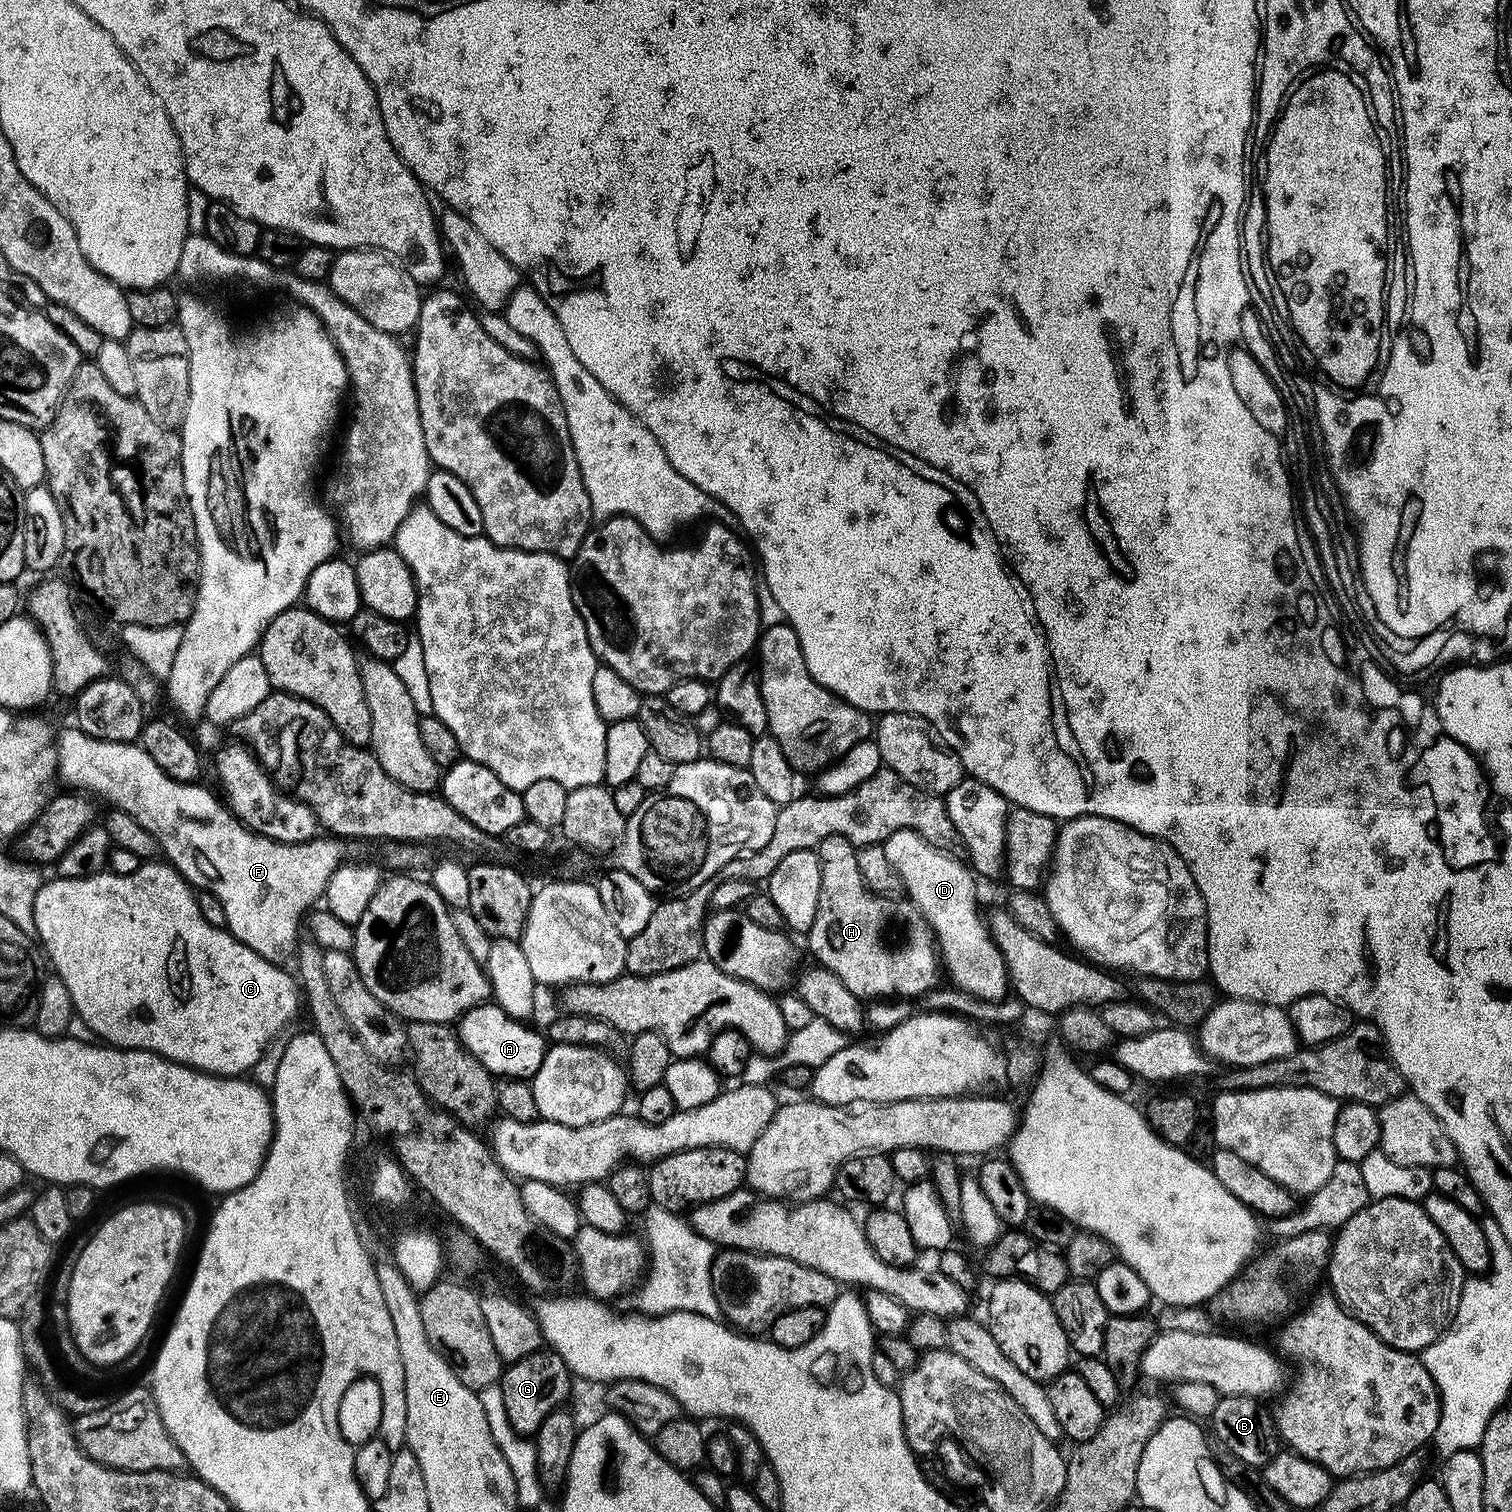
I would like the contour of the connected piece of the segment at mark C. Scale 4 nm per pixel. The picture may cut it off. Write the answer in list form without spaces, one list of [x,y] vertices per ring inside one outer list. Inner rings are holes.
[[[144,862],[144,863],[141,863],[141,866],[140,866],[140,868],[139,868],[139,869],[138,869],[138,870],[137,870],[137,872],[136,872],[136,873],[132,873],[132,874],[130,874],[130,875],[129,875],[129,876],[117,876],[117,875],[116,875],[116,873],[115,873],[115,872],[113,872],[113,871],[111,871],[111,870],[105,870],[105,871],[103,871],[103,872],[100,872],[100,873],[99,873],[99,874],[97,874],[97,876],[87,876],[87,877],[86,877],[86,878],[78,878],[78,879],[77,879],[77,880],[66,880],[66,879],[63,879],[63,878],[52,878],[52,881],[50,881],[50,879],[49,879],[49,880],[48,880],[48,881],[47,881],[47,882],[44,882],[44,883],[43,883],[43,884],[42,884],[42,885],[41,885],[41,887],[40,887],[40,889],[39,889],[39,890],[38,890],[38,892],[37,892],[37,897],[36,897],[36,898],[34,898],[34,902],[33,902],[33,929],[34,929],[34,932],[35,932],[35,935],[36,935],[36,936],[37,936],[37,937],[38,937],[38,940],[39,940],[39,943],[40,943],[40,944],[41,944],[41,945],[42,945],[42,948],[43,948],[43,951],[44,951],[44,952],[45,952],[45,953],[46,953],[46,956],[47,956],[47,959],[48,959],[48,960],[49,960],[49,961],[50,961],[50,964],[51,964],[51,960],[50,960],[50,959],[52,959],[52,964],[53,964],[53,966],[54,966],[54,967],[56,967],[56,968],[53,968],[53,969],[54,969],[54,972],[55,972],[55,975],[57,975],[57,976],[59,976],[59,978],[60,978],[60,981],[61,981],[61,982],[62,982],[62,983],[63,983],[63,984],[64,984],[64,985],[65,985],[65,986],[66,986],[66,990],[70,990],[70,998],[71,998],[71,999],[72,999],[72,1006],[73,1006],[73,1009],[74,1009],[74,1012],[75,1012],[75,1015],[76,1015],[76,1016],[77,1016],[77,1017],[78,1017],[78,1020],[79,1020],[79,1023],[80,1023],[80,1020],[81,1020],[81,1022],[82,1022],[82,1023],[84,1023],[84,1024],[85,1024],[85,1026],[86,1026],[86,1027],[88,1027],[88,1028],[89,1028],[89,1030],[90,1030],[90,1031],[92,1031],[92,1032],[93,1032],[93,1034],[94,1034],[94,1035],[96,1035],[96,1036],[101,1036],[101,1038],[102,1038],[102,1039],[104,1039],[104,1040],[101,1040],[101,1041],[103,1041],[103,1043],[104,1043],[104,1044],[105,1044],[105,1045],[108,1045],[108,1046],[115,1046],[115,1047],[118,1047],[118,1048],[123,1048],[123,1049],[125,1049],[125,1048],[140,1048],[140,1049],[141,1049],[141,1050],[142,1050],[142,1051],[143,1051],[143,1052],[153,1052],[153,1053],[154,1053],[154,1054],[158,1054],[158,1055],[159,1055],[159,1056],[162,1056],[162,1057],[164,1057],[164,1059],[165,1059],[165,1060],[173,1060],[173,1062],[175,1062],[175,1063],[176,1063],[176,1064],[185,1064],[185,1066],[187,1066],[187,1068],[197,1068],[197,1069],[198,1069],[198,1070],[199,1070],[199,1071],[200,1071],[200,1072],[206,1072],[206,1073],[208,1073],[208,1075],[209,1075],[209,1076],[235,1076],[235,1077],[237,1077],[237,1078],[240,1078],[240,1077],[243,1077],[243,1076],[244,1076],[244,1075],[245,1075],[245,1074],[248,1074],[248,1073],[251,1073],[251,1071],[252,1071],[252,1067],[253,1067],[253,1066],[255,1066],[255,1063],[256,1063],[256,1062],[258,1062],[258,1060],[259,1060],[259,1059],[260,1059],[260,1058],[262,1058],[262,1057],[263,1057],[263,1054],[264,1054],[264,1052],[265,1052],[265,1051],[267,1051],[267,1049],[268,1049],[268,1048],[269,1048],[269,1047],[270,1047],[270,1045],[271,1045],[271,1044],[272,1044],[272,1043],[273,1043],[273,1041],[275,1041],[275,1040],[272,1040],[272,1039],[274,1039],[274,1038],[275,1038],[275,1036],[276,1036],[276,1035],[278,1035],[278,1034],[279,1034],[279,1032],[280,1032],[280,1031],[282,1031],[282,1030],[283,1030],[283,1028],[284,1028],[284,1027],[286,1027],[286,1026],[287,1026],[287,1024],[288,1024],[288,1023],[290,1023],[290,1022],[291,1022],[291,1020],[292,1020],[292,1019],[294,1019],[294,1018],[295,1018],[295,1016],[296,1016],[296,1015],[298,1015],[298,1014],[299,1014],[299,1012],[300,1012],[300,1015],[301,1015],[301,1012],[302,1012],[302,989],[301,989],[301,987],[300,987],[300,985],[299,985],[299,983],[298,983],[298,981],[297,981],[297,979],[296,979],[296,977],[295,977],[295,975],[293,975],[293,973],[292,973],[292,972],[291,972],[291,971],[289,971],[289,969],[288,969],[288,972],[287,972],[287,970],[286,970],[286,969],[287,969],[287,967],[284,967],[284,966],[281,966],[281,965],[278,965],[278,964],[271,964],[271,962],[269,962],[269,960],[267,960],[267,959],[266,959],[266,958],[262,958],[262,954],[254,954],[254,950],[250,950],[250,946],[246,946],[246,945],[245,945],[245,944],[243,944],[243,943],[242,943],[242,942],[238,942],[238,941],[237,941],[237,940],[236,940],[236,939],[234,939],[234,938],[233,938],[233,936],[232,936],[232,935],[231,935],[231,934],[230,934],[230,933],[228,933],[228,932],[227,932],[227,930],[225,930],[225,929],[223,929],[223,928],[215,928],[215,927],[214,927],[214,926],[212,926],[212,925],[211,925],[211,924],[209,924],[209,923],[208,923],[208,922],[206,922],[206,920],[205,920],[205,919],[204,919],[204,918],[203,918],[203,916],[202,916],[202,914],[200,914],[200,913],[199,913],[199,906],[198,906],[198,902],[197,902],[197,901],[196,901],[196,897],[197,897],[197,893],[196,893],[196,892],[195,892],[195,891],[194,891],[194,889],[193,889],[193,887],[192,887],[192,885],[191,885],[191,884],[189,884],[189,883],[188,883],[188,881],[187,881],[187,880],[185,880],[185,879],[184,879],[184,877],[183,877],[183,876],[181,876],[181,875],[180,875],[180,873],[179,873],[179,872],[177,872],[177,871],[176,871],[176,869],[175,869],[175,868],[173,868],[173,867],[172,867],[172,865],[171,865],[171,864],[169,864],[169,863],[167,863],[167,862],[161,862],[161,864],[156,864],[156,863],[160,863],[160,862]]]

